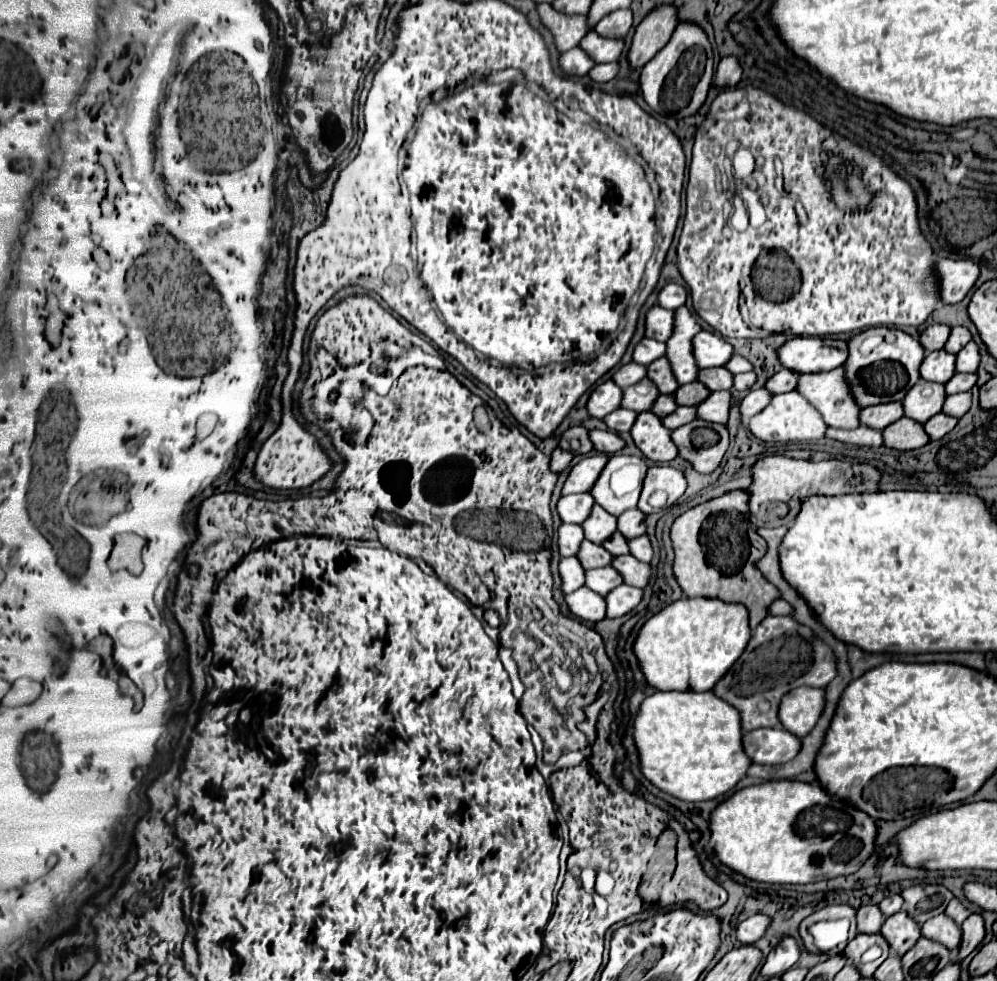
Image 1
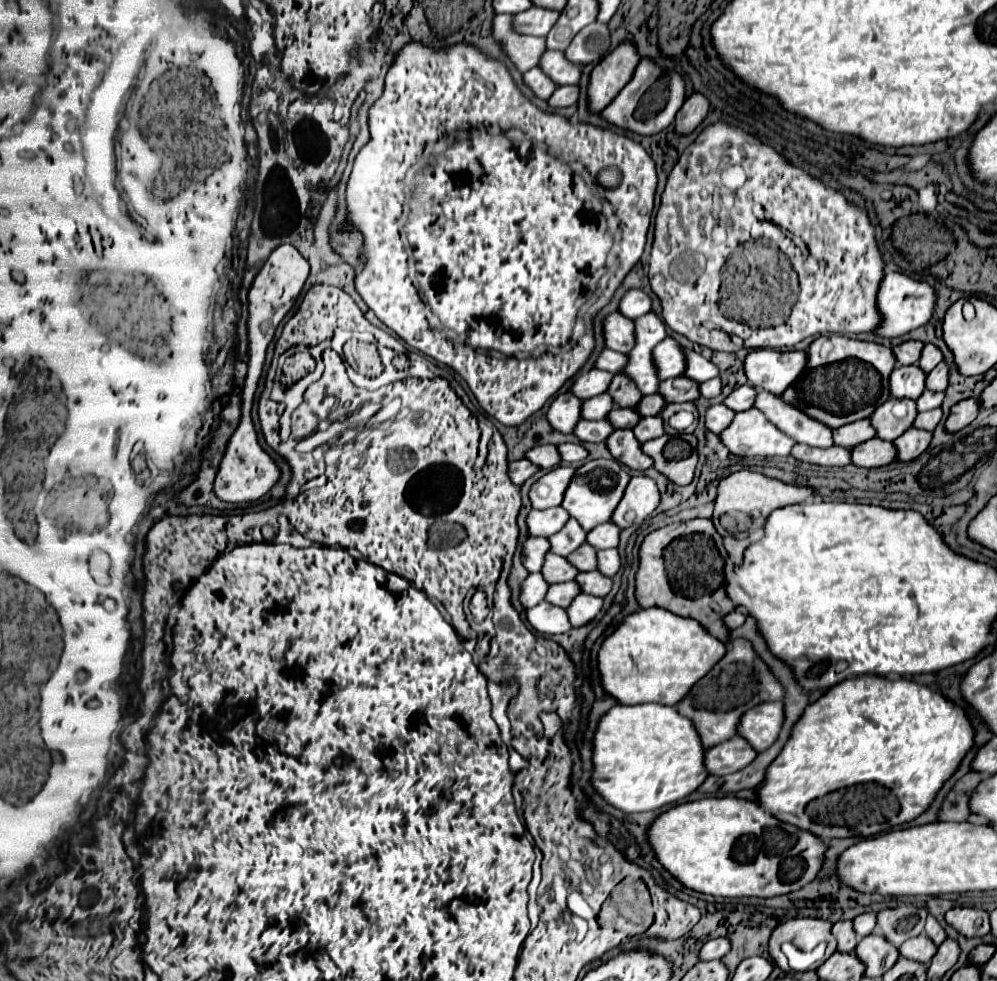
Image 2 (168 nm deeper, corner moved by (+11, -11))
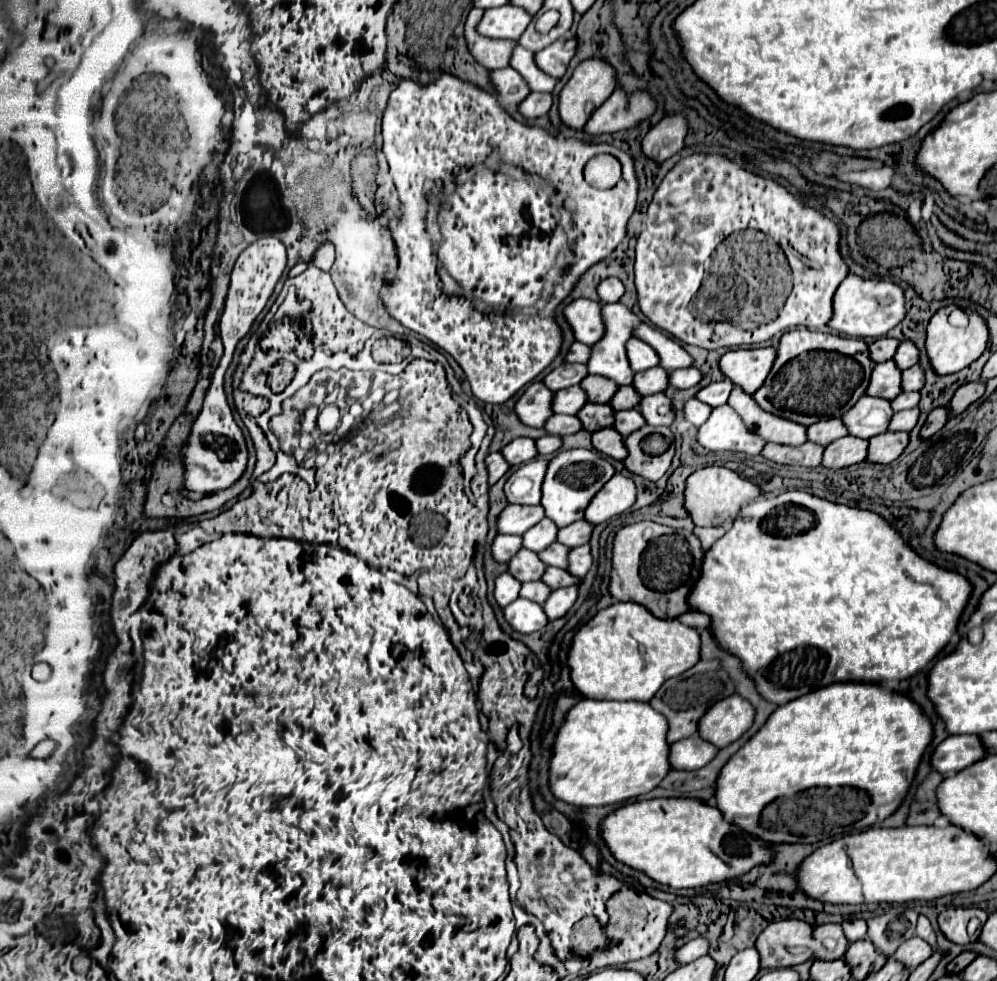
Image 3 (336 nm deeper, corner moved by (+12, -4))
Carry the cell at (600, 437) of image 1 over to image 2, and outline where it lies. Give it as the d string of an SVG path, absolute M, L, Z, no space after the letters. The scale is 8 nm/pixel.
M558 444L558 452L562 462L572 462L572 464L582 462L588 456L588 452L580 444Z

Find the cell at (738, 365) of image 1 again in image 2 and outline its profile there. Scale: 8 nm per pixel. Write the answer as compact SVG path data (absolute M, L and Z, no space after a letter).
M684 348L684 360L686 360L686 370L684 376L696 382L704 382L710 378L718 376L718 368L714 368L714 364L710 360L706 360L702 354Z

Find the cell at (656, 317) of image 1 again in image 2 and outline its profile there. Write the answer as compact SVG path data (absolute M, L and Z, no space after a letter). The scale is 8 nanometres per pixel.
M612 312L602 322L604 344L610 350L626 354L634 346L634 322L620 312Z

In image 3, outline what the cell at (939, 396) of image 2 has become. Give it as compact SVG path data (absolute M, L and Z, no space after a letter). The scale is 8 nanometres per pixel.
M909 391L909 393L901 393L891 401L893 411L903 411L903 409L913 409L917 407L921 401L921 393L919 391Z

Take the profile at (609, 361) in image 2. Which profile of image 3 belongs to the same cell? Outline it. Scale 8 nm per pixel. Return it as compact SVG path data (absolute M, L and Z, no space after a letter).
M573 343L569 355L565 357L569 363L587 363L589 361L589 353L591 353L591 347L585 345L585 343Z

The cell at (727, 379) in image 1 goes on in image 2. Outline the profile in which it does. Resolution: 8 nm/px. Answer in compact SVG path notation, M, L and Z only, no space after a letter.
M684 376L678 378L668 378L658 384L658 394L666 402L692 402L700 396L698 392L698 382L686 380Z

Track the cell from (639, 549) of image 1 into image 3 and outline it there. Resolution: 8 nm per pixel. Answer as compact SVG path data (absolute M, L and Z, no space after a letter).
M581 545L575 547L569 555L569 573L577 575L577 577L585 577L587 571L593 565L593 553L591 553L591 545Z

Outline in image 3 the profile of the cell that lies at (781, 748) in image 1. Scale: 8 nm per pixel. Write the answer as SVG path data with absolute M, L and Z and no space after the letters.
M693 735L671 745L671 765L673 769L687 769L687 771L701 769L709 761L713 761L717 753L719 749L715 745L709 745L709 741L701 739L699 735Z

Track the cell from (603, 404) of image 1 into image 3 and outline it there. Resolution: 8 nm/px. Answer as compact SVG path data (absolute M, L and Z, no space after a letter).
M533 381L533 383L525 389L525 393L521 395L521 399L517 401L515 411L517 411L519 419L521 419L525 425L529 425L529 427L545 427L545 421L553 415L553 391L551 391L547 385L543 385L541 381Z

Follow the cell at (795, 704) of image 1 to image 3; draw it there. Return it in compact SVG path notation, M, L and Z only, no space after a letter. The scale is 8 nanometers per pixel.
M741 695L715 703L699 721L699 735L717 747L727 747L747 733L755 721L755 707Z

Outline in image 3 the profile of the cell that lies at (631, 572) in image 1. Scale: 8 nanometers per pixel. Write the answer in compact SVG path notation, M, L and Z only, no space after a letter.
M547 567L543 579L549 587L559 589L559 587L569 587L569 585L579 585L583 579L573 577L573 573L567 573L567 569L559 569L559 567Z

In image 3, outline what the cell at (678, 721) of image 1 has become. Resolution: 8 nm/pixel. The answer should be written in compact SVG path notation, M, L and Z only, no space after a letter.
M583 699L565 717L551 757L551 791L577 807L615 805L645 795L673 771L669 765L669 723L643 701Z

